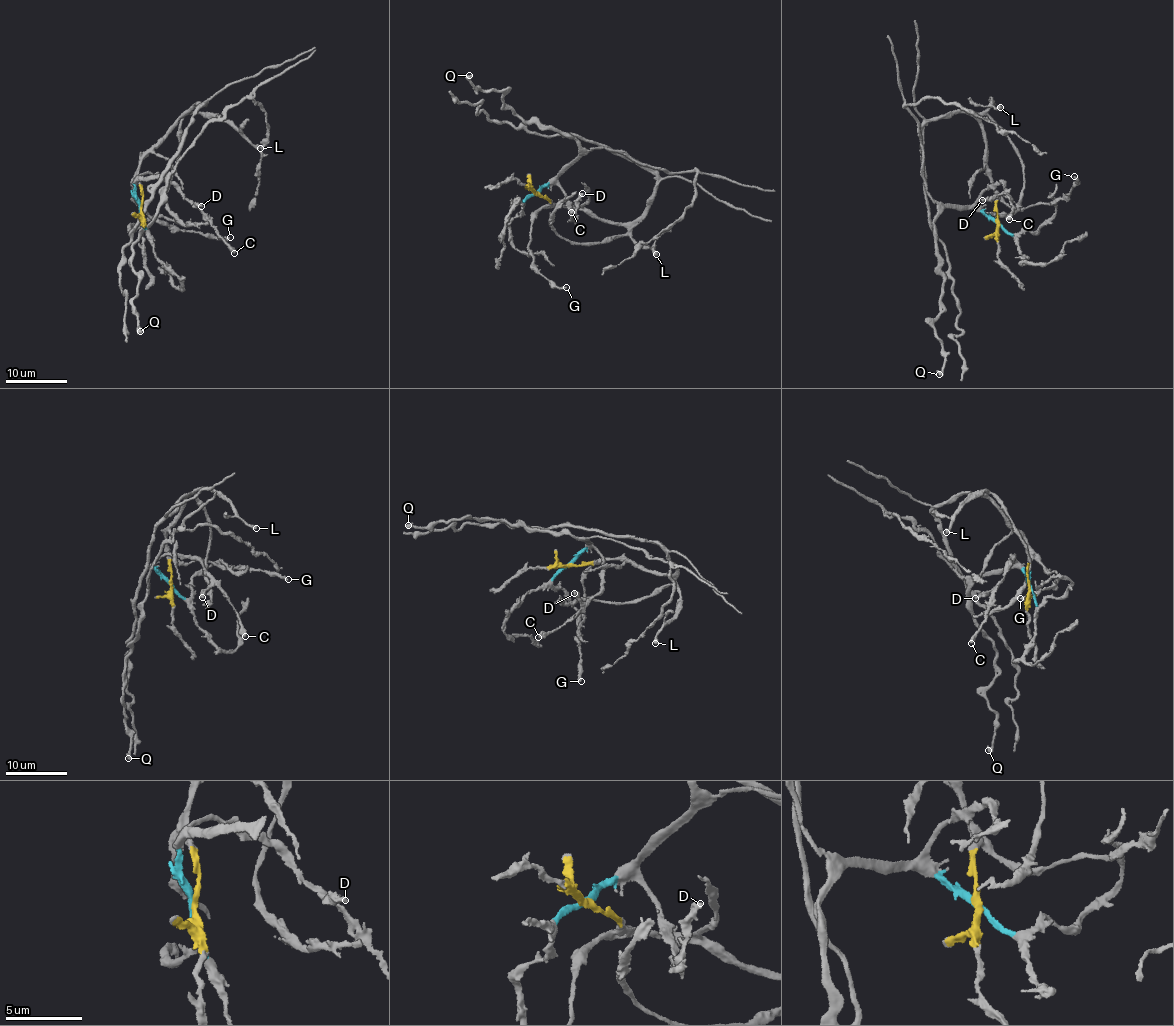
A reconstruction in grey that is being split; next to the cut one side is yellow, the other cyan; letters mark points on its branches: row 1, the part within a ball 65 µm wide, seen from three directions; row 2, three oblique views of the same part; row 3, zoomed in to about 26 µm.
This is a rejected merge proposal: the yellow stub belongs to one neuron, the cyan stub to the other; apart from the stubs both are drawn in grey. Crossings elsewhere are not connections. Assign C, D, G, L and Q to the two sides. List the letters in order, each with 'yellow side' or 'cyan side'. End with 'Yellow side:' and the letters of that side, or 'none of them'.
C: cyan side
D: cyan side
G: yellow side
L: yellow side
Q: cyan side
Yellow side: G, L

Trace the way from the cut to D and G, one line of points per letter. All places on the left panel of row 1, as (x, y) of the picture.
D: (140, 206), (134, 193), (136, 182), (138, 177), (150, 173), (172, 183), (189, 201), (201, 206)
G: (140, 206), (141, 185), (135, 183), (136, 202), (150, 216), (172, 227), (229, 238)

